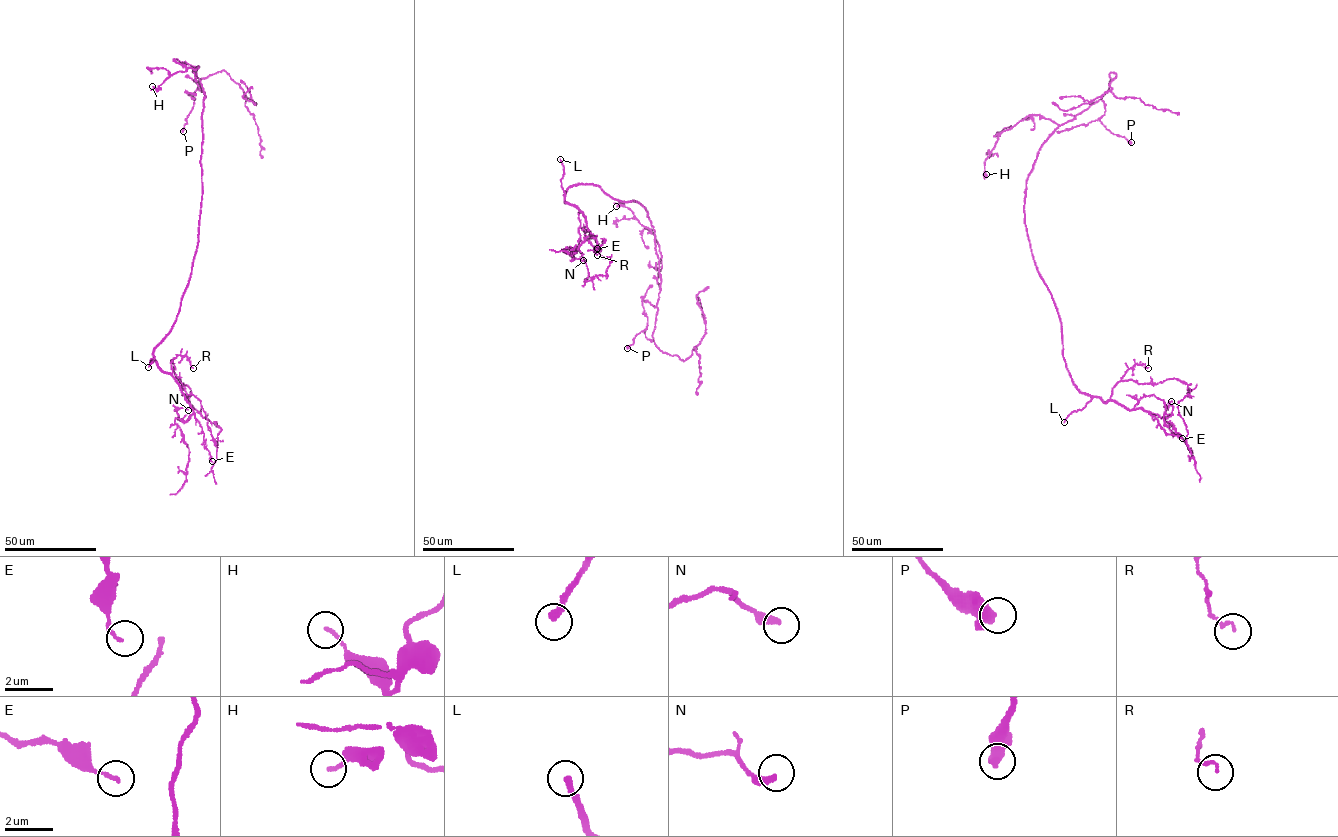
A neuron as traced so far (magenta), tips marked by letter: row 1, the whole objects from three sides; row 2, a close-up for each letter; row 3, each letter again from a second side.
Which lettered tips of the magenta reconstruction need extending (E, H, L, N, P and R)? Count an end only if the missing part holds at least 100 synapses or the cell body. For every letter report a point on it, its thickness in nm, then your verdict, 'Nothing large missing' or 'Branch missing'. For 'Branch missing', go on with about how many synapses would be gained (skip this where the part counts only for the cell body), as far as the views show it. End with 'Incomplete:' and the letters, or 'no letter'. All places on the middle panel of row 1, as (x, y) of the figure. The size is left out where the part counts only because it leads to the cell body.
E: Place: (597, 248). Thickness 130 nm. Nothing large missing
H: Place: (616, 206). Thickness 120 nm. Nothing large missing
L: Place: (560, 159). Thickness 200 nm. Branch missing
N: Place: (583, 260). Thickness 320 nm. Nothing large missing
P: Place: (627, 348). Thickness 550 nm. Nothing large missing
R: Place: (597, 255). Thickness 110 nm. Nothing large missing
Incomplete: L

